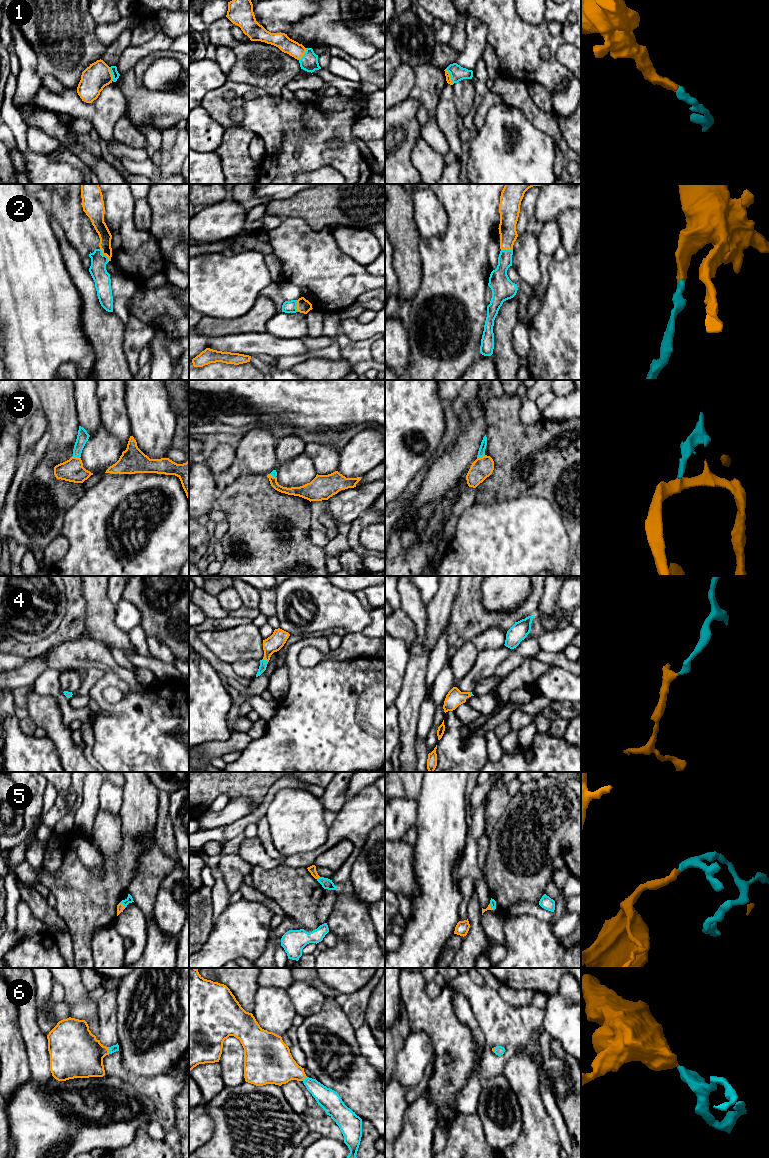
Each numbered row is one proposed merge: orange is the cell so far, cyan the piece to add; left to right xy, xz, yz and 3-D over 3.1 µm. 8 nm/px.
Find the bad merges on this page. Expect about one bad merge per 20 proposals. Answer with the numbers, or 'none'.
none

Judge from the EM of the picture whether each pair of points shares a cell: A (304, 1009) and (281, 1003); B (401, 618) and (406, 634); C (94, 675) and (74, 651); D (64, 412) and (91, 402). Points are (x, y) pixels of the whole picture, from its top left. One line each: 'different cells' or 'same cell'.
A: different cells
B: same cell
C: different cells
D: different cells

